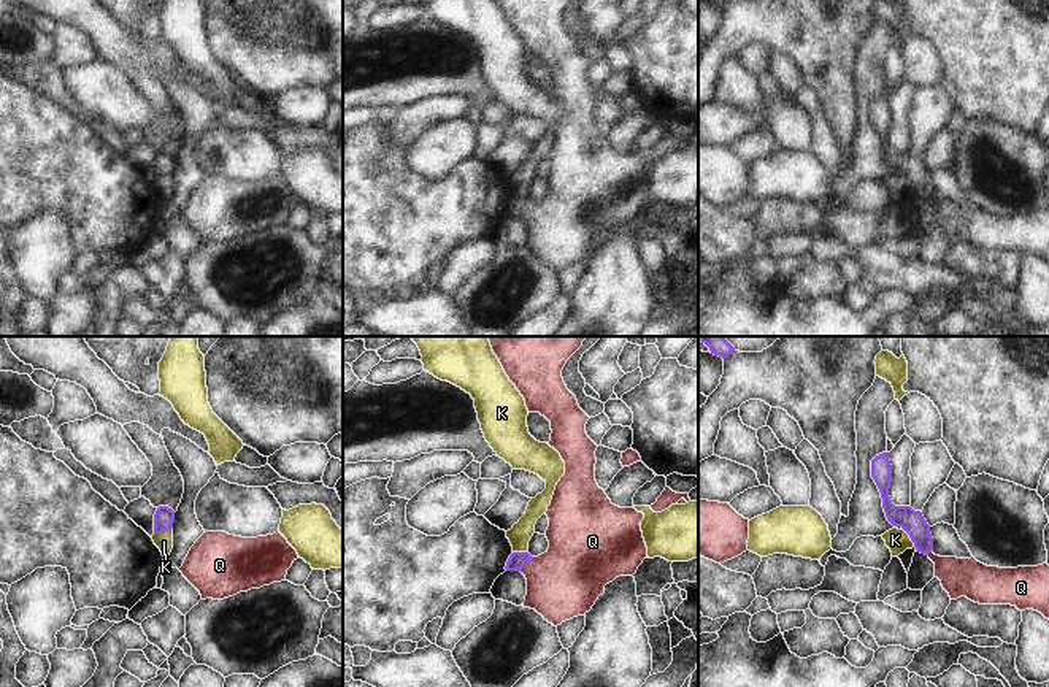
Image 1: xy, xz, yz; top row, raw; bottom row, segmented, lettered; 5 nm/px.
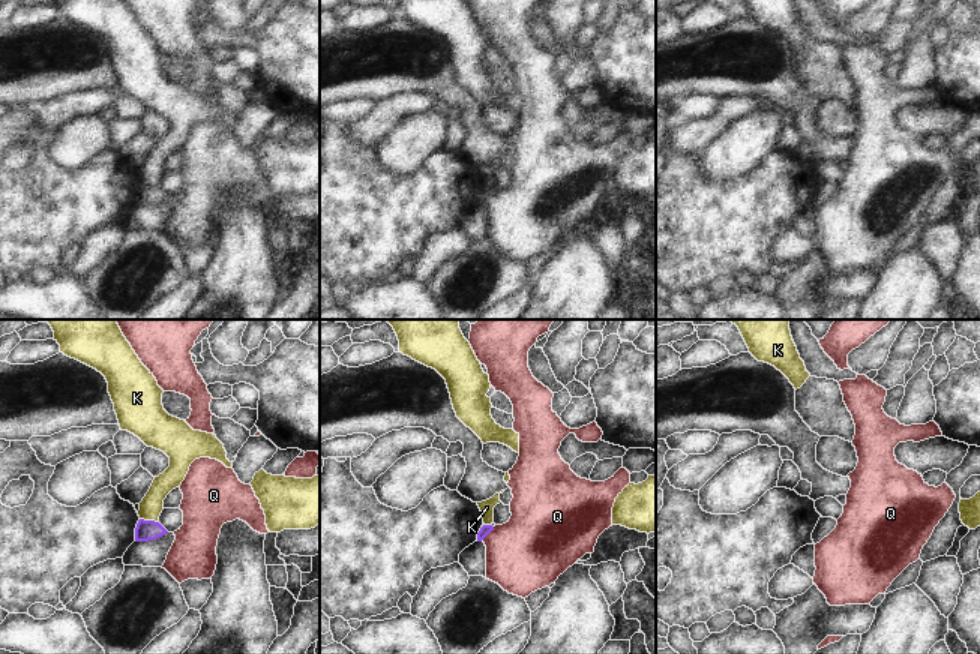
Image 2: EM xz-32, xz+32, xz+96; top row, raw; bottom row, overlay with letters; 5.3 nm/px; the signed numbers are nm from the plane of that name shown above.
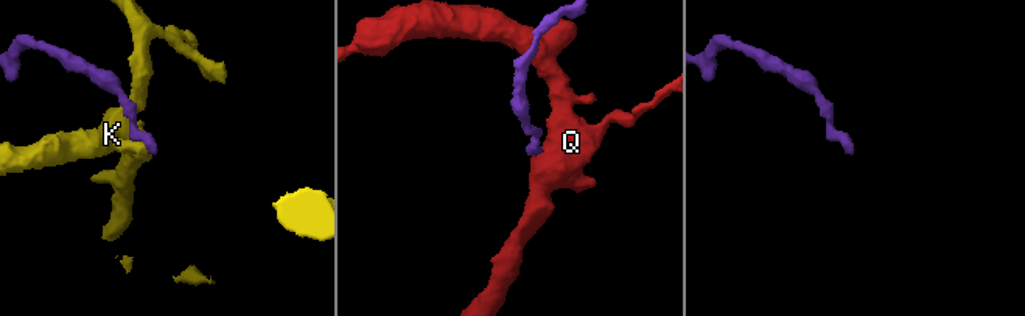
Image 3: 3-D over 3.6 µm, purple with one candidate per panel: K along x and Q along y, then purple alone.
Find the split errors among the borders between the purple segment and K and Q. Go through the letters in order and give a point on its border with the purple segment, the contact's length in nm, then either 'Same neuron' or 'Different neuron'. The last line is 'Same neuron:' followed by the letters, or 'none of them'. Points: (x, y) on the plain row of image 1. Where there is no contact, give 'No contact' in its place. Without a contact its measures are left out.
K: Touches purple at yz (910, 181). Shared border 110 nm. Different neuron
Q: Touches purple at xz (526, 207). Shared border 100 nm. Same neuron
Same neuron: Q.

